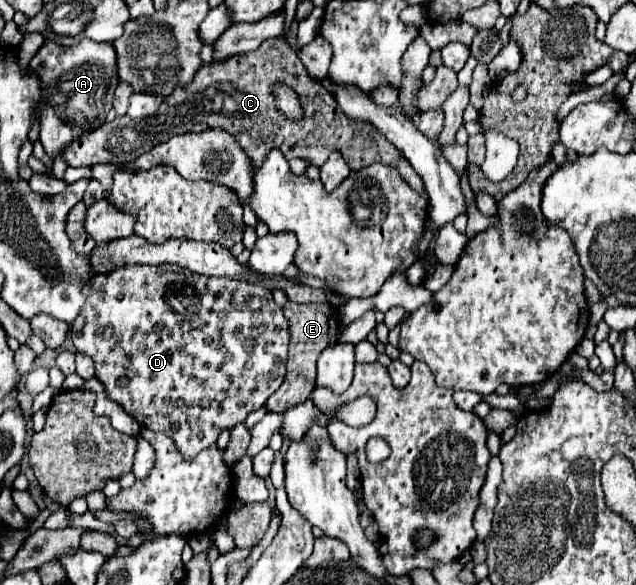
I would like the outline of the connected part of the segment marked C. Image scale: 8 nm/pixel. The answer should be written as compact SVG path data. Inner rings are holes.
M269 38L255 52L203 66L187 86L175 86L153 116L139 120L131 116L117 116L113 122L99 126L99 130L71 140L61 150L61 156L69 166L93 166L101 162L129 164L135 162L139 154L145 154L153 146L167 142L177 134L189 132L199 122L207 122L211 128L223 128L235 134L257 168L261 168L273 148L279 148L287 160L301 158L313 166L321 166L333 150L339 150L353 172L373 162L397 166L397 162L403 160L399 150L395 150L395 146L391 146L391 142L387 142L387 138L383 138L383 134L379 134L371 124L363 124L361 120L355 122L343 114L337 100L325 90L325 86L309 78L297 52L285 42L285 38ZM275 84L285 84L295 90L303 108L301 120L295 122L277 108L273 96Z

